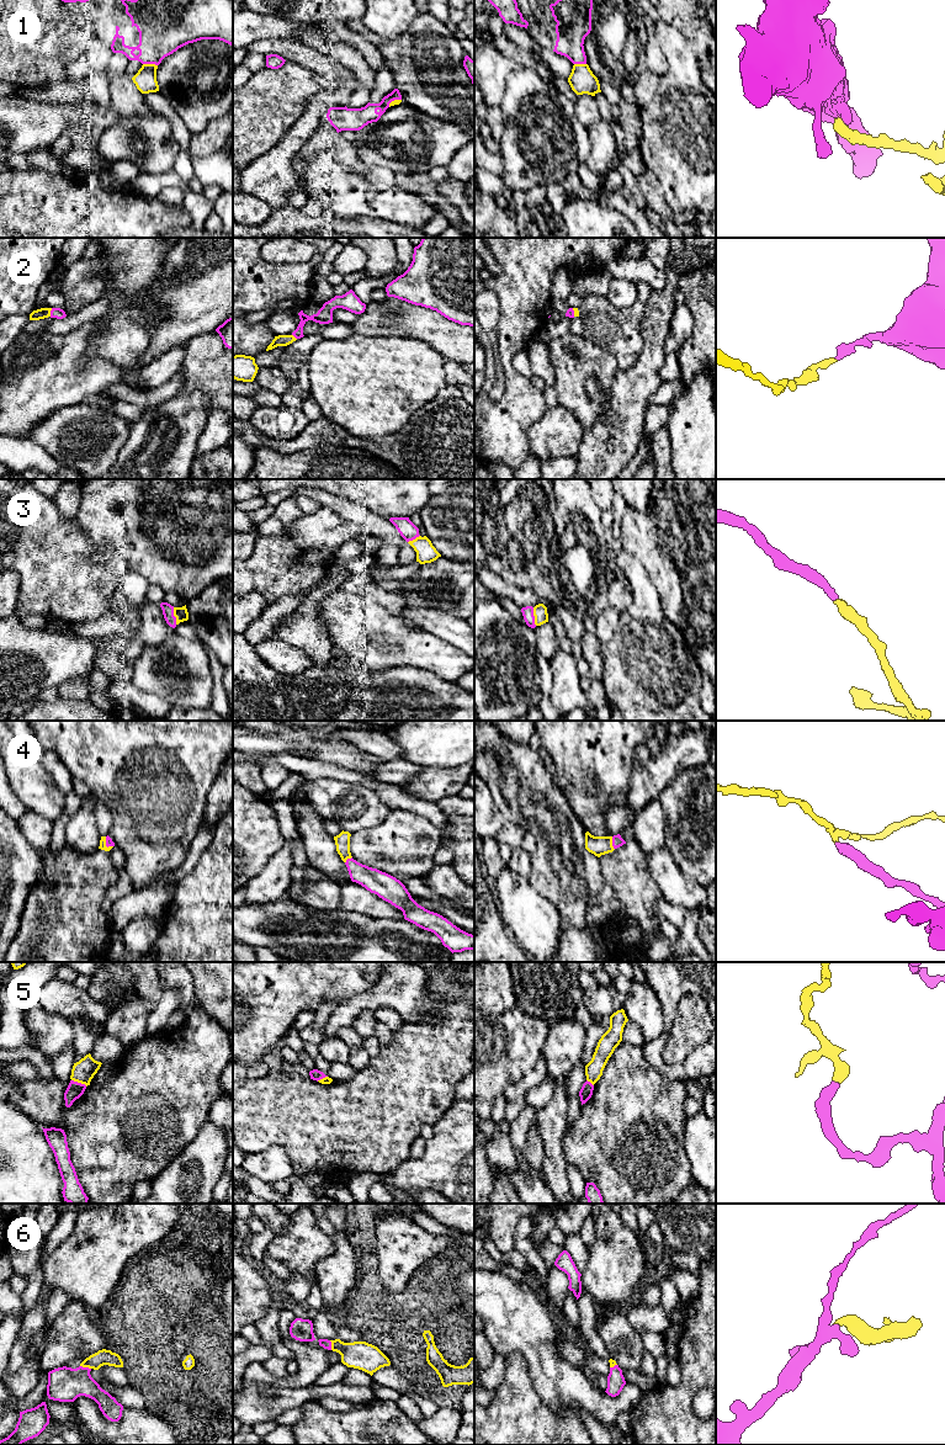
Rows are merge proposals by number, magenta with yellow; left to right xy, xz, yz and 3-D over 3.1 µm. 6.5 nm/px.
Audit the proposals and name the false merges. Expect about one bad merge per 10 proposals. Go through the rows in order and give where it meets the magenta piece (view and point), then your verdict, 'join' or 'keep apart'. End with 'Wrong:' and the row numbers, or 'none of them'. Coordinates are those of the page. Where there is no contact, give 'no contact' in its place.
1: xy (150, 63) | keep apart
2: xy (51, 312) | join
3: yz (534, 616) | join
4: yz (612, 843) | join
5: xy (79, 1083) | join
6: xy (85, 1368) | join
Wrong: 1

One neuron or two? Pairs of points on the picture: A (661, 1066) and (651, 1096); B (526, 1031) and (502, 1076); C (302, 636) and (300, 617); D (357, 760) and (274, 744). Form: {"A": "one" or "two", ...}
{"A": "two", "B": "one", "C": "one", "D": "one"}

